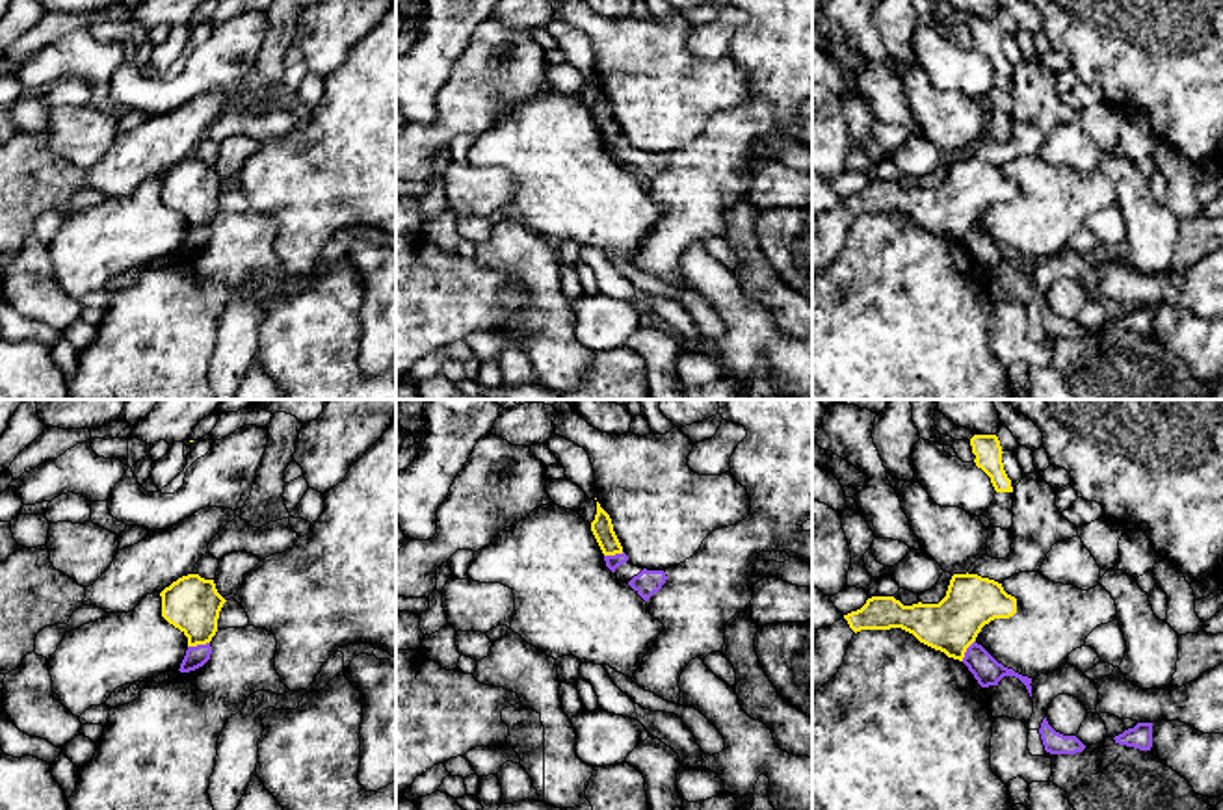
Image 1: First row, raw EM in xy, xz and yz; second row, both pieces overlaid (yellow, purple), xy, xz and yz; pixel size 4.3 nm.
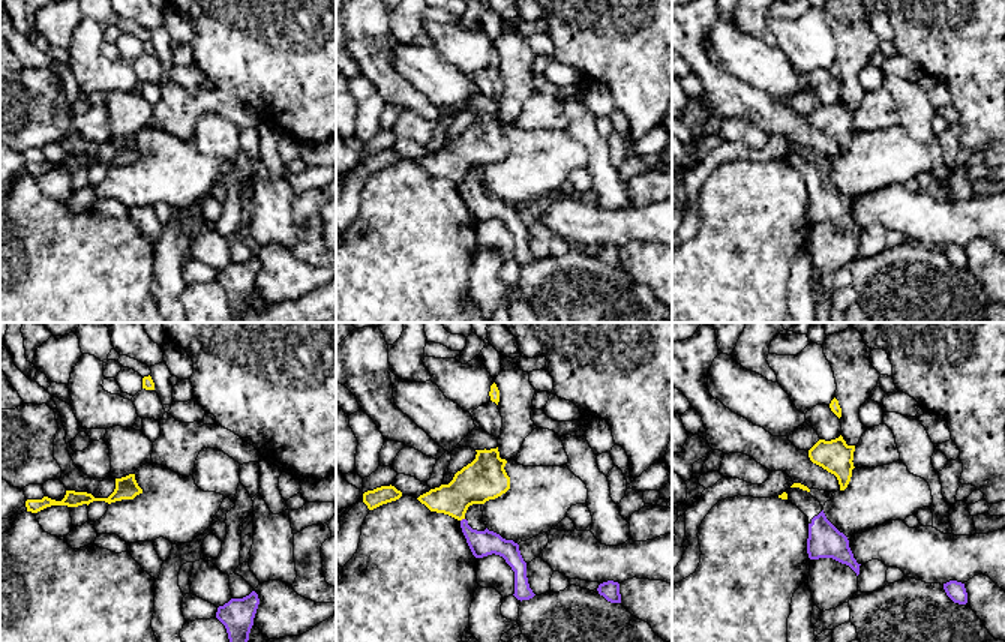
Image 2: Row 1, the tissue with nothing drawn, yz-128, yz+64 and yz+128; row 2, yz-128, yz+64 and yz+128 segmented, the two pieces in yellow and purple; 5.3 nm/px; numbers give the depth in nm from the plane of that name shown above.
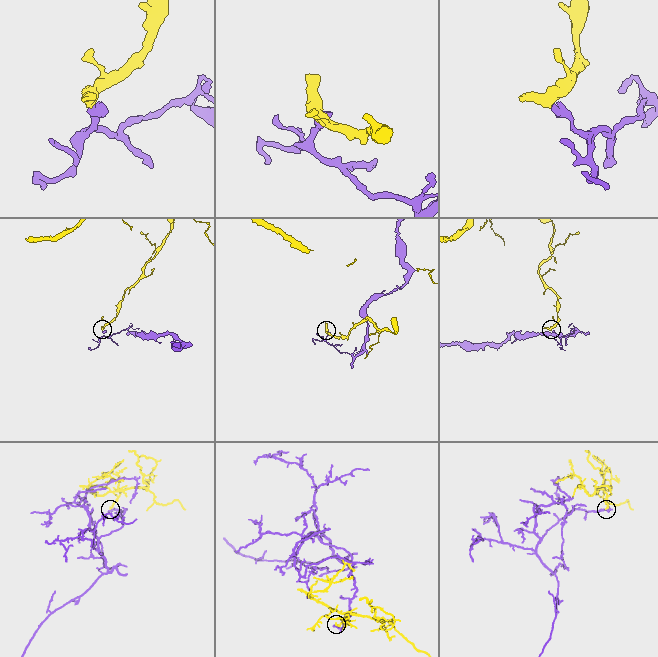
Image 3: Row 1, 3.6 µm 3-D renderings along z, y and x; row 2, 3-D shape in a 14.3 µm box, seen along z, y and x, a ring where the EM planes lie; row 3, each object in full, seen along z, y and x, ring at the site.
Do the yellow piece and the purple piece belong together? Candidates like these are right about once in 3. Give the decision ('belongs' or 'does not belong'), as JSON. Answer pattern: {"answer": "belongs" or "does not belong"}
{"answer": "does not belong"}

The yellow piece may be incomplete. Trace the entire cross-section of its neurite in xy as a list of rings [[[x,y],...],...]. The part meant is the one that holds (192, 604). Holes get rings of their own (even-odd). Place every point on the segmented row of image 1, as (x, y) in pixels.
[[[188,574],[162,593],[162,617],[188,637],[188,647],[206,645],[217,632],[217,619],[227,602],[214,580]]]

